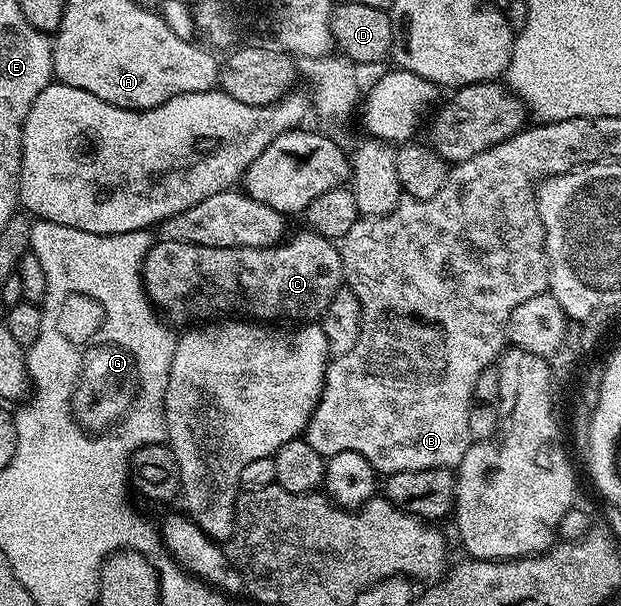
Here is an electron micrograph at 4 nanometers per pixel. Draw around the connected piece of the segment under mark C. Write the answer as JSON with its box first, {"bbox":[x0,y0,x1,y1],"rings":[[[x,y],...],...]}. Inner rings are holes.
{"bbox":[142,231,343,326],"rings":[[[305,231],[287,235],[281,244],[271,248],[209,248],[159,239],[142,260],[142,286],[155,309],[175,325],[194,326],[231,314],[254,322],[317,321],[324,310],[328,310],[328,302],[332,302],[338,289],[343,287],[342,254],[335,241],[324,238],[319,232]]]}

